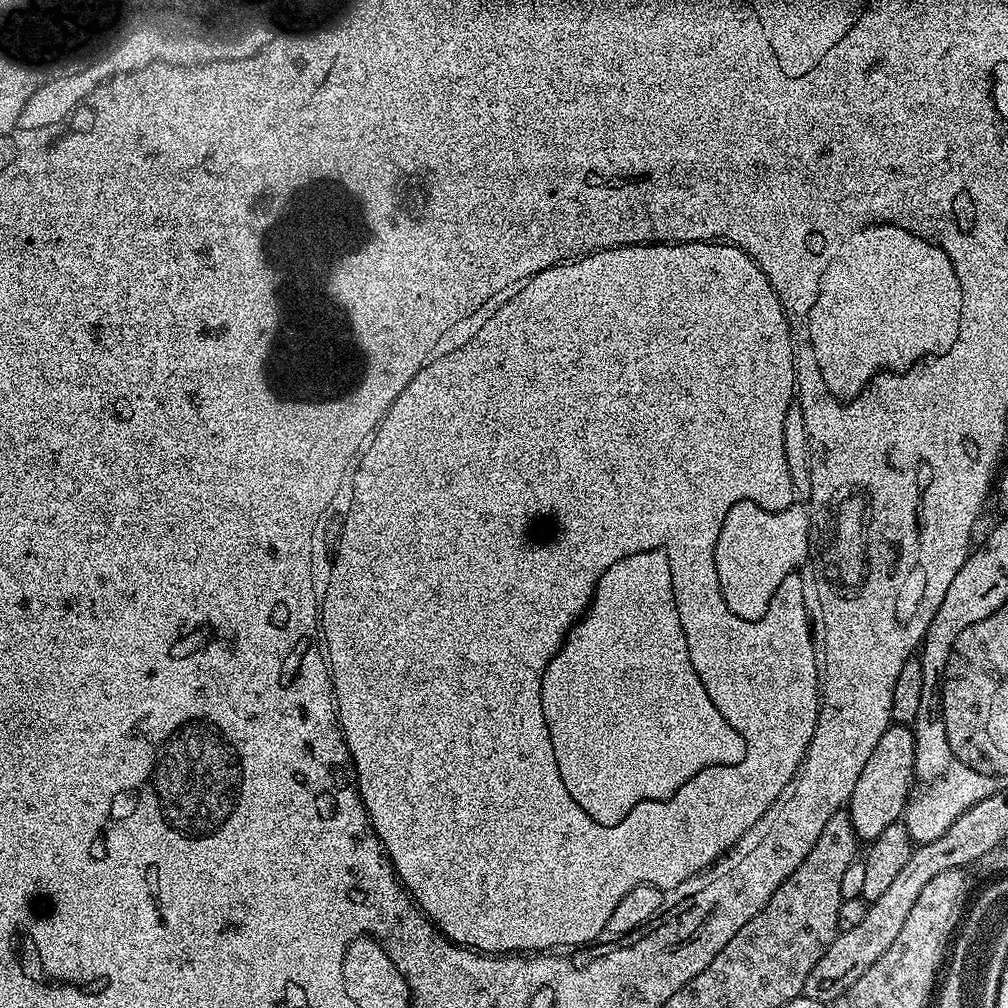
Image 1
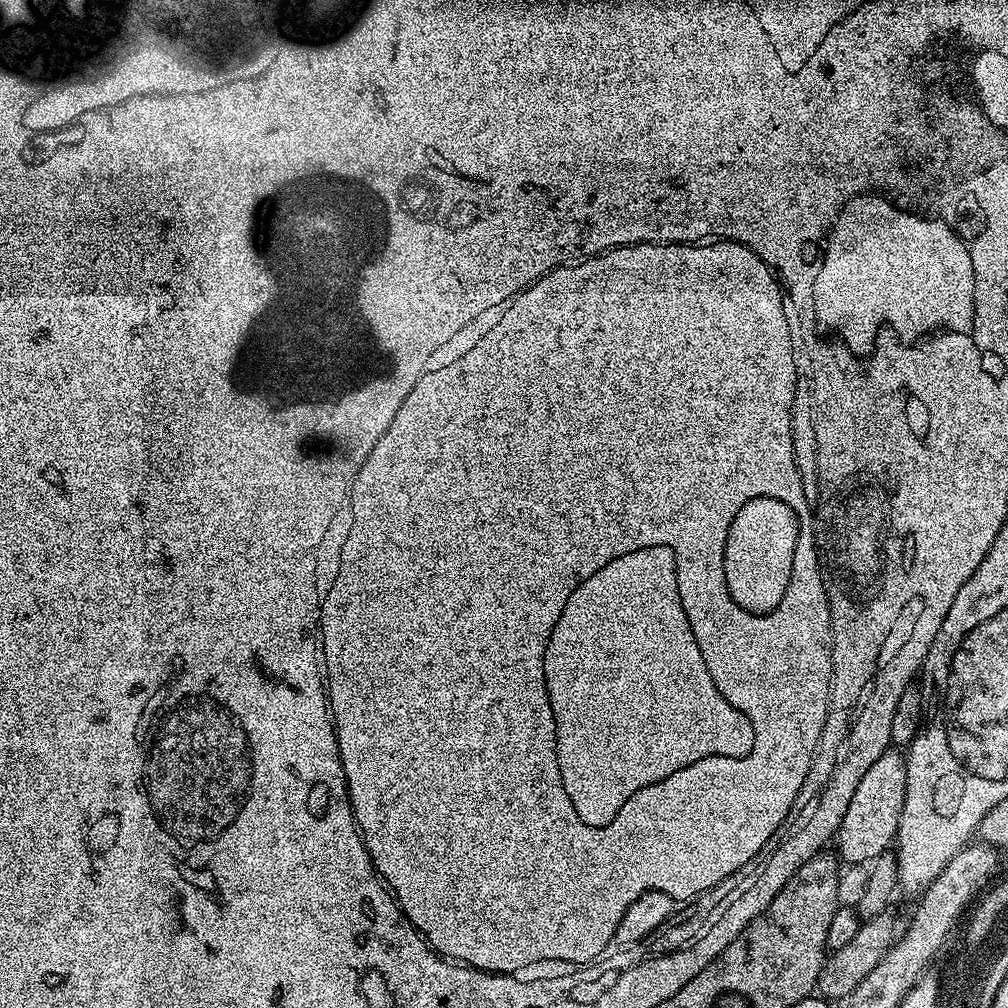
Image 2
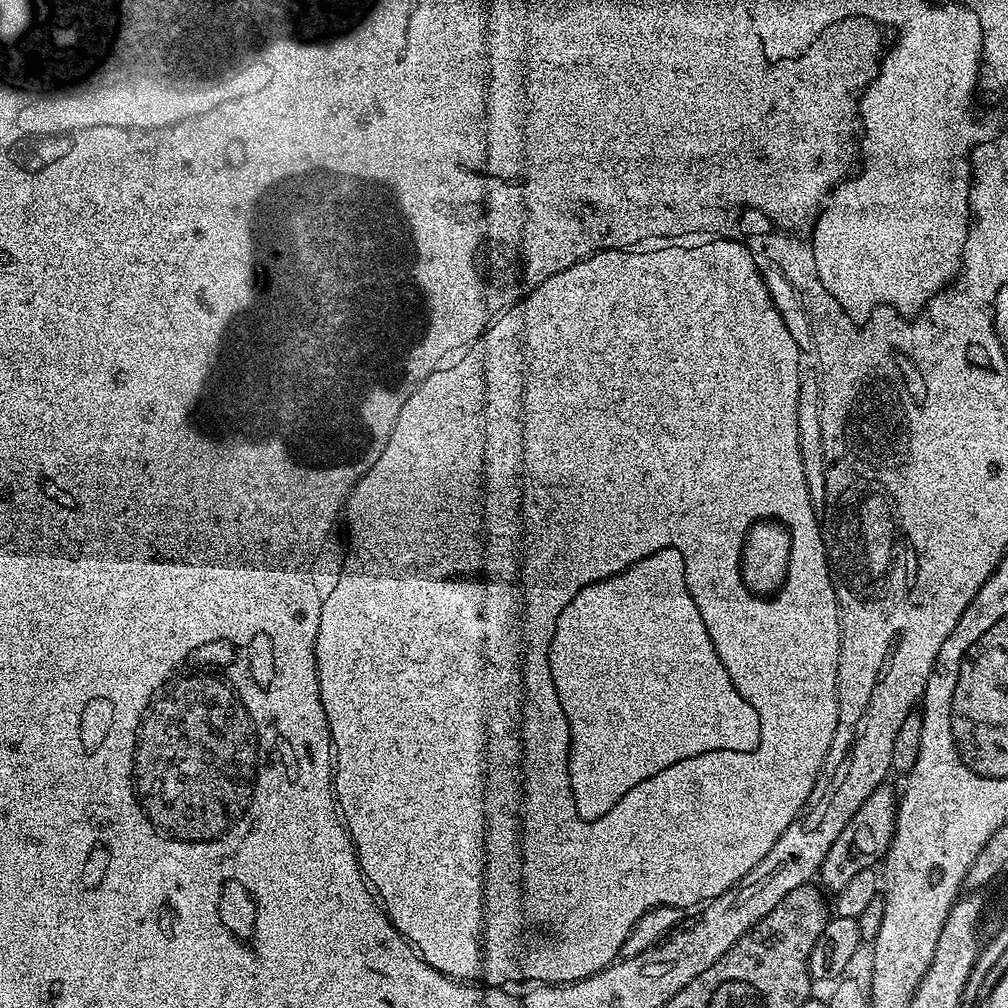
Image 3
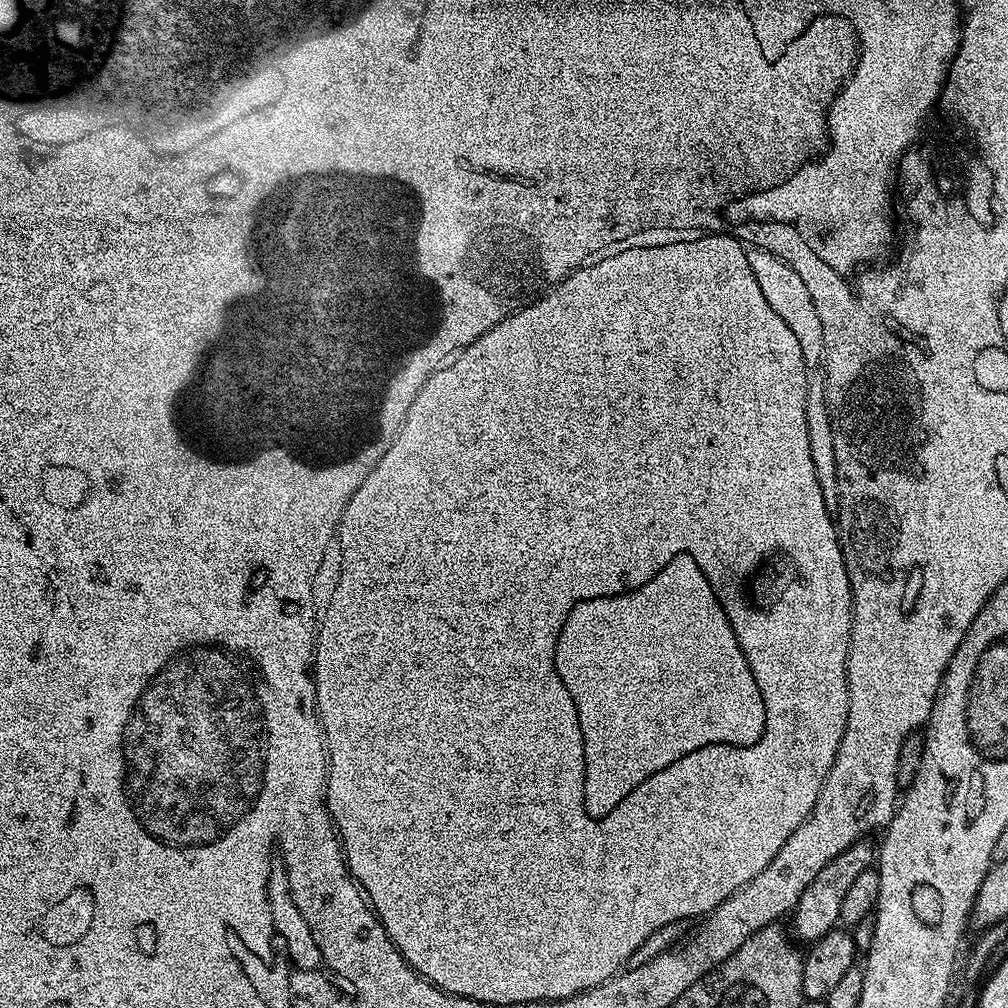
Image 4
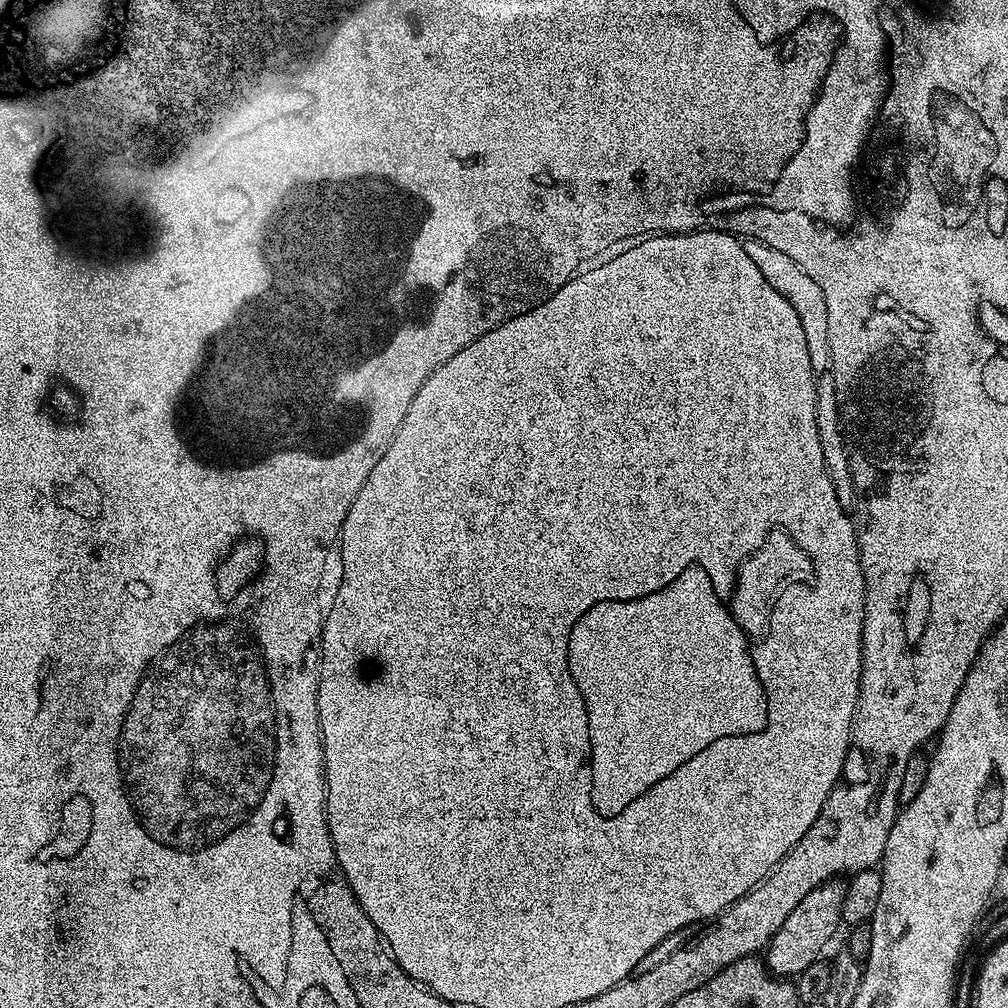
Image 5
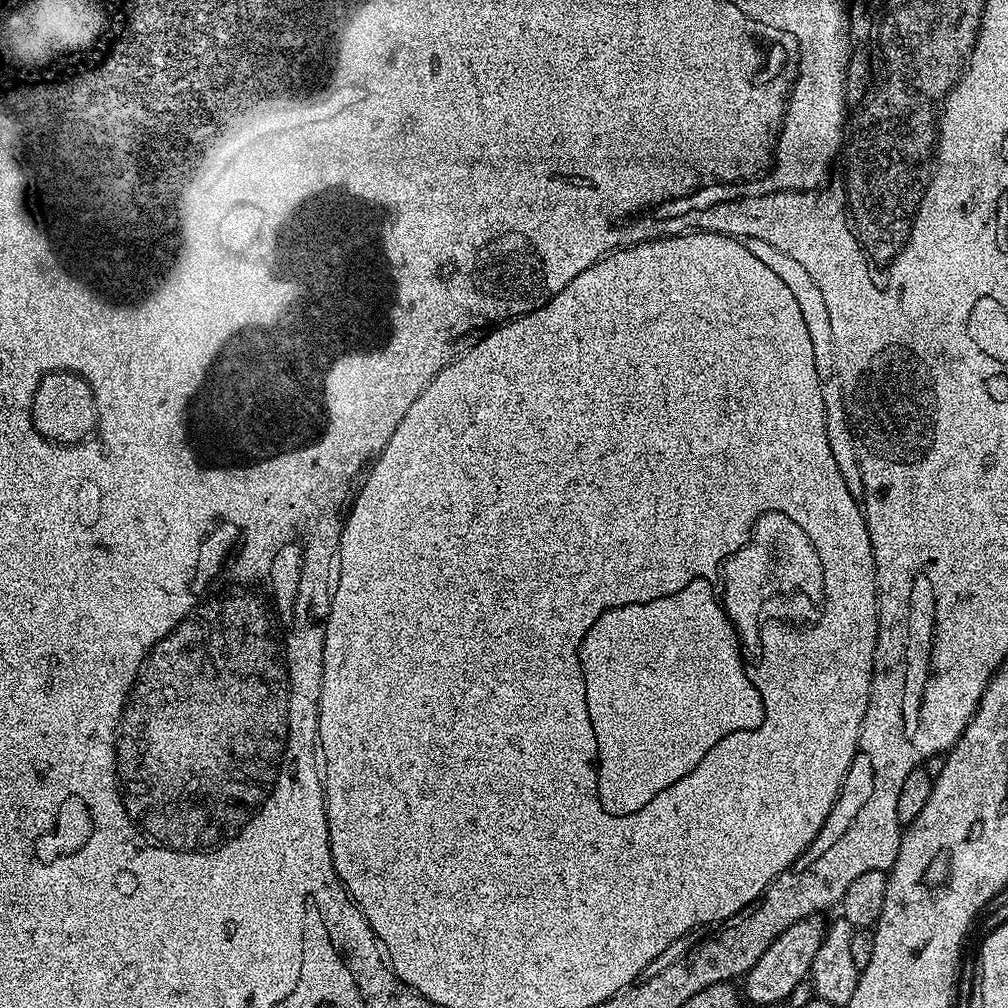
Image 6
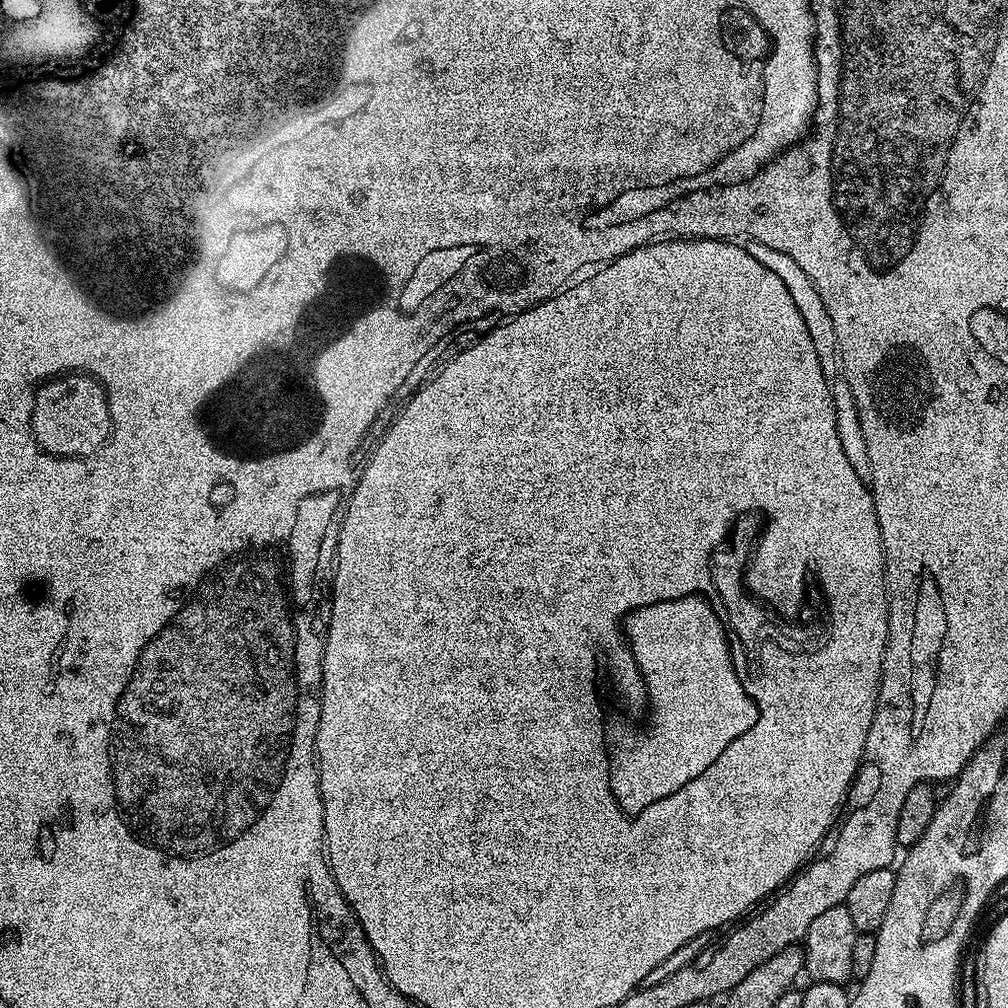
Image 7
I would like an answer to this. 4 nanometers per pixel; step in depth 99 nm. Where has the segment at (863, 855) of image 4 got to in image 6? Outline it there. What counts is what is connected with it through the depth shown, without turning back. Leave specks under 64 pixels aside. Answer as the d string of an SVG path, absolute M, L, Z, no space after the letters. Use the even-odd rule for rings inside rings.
M820 914L802 918L794 922L794 926L786 926L786 930L782 930L782 934L778 934L778 938L774 938L774 942L766 946L766 954L758 958L756 965L742 980L742 996L749 1005L783 1005L788 999L790 990L794 990L794 986L805 983L809 979L811 962L818 951L818 946L822 944L825 932L826 920L823 920L824 918Z

